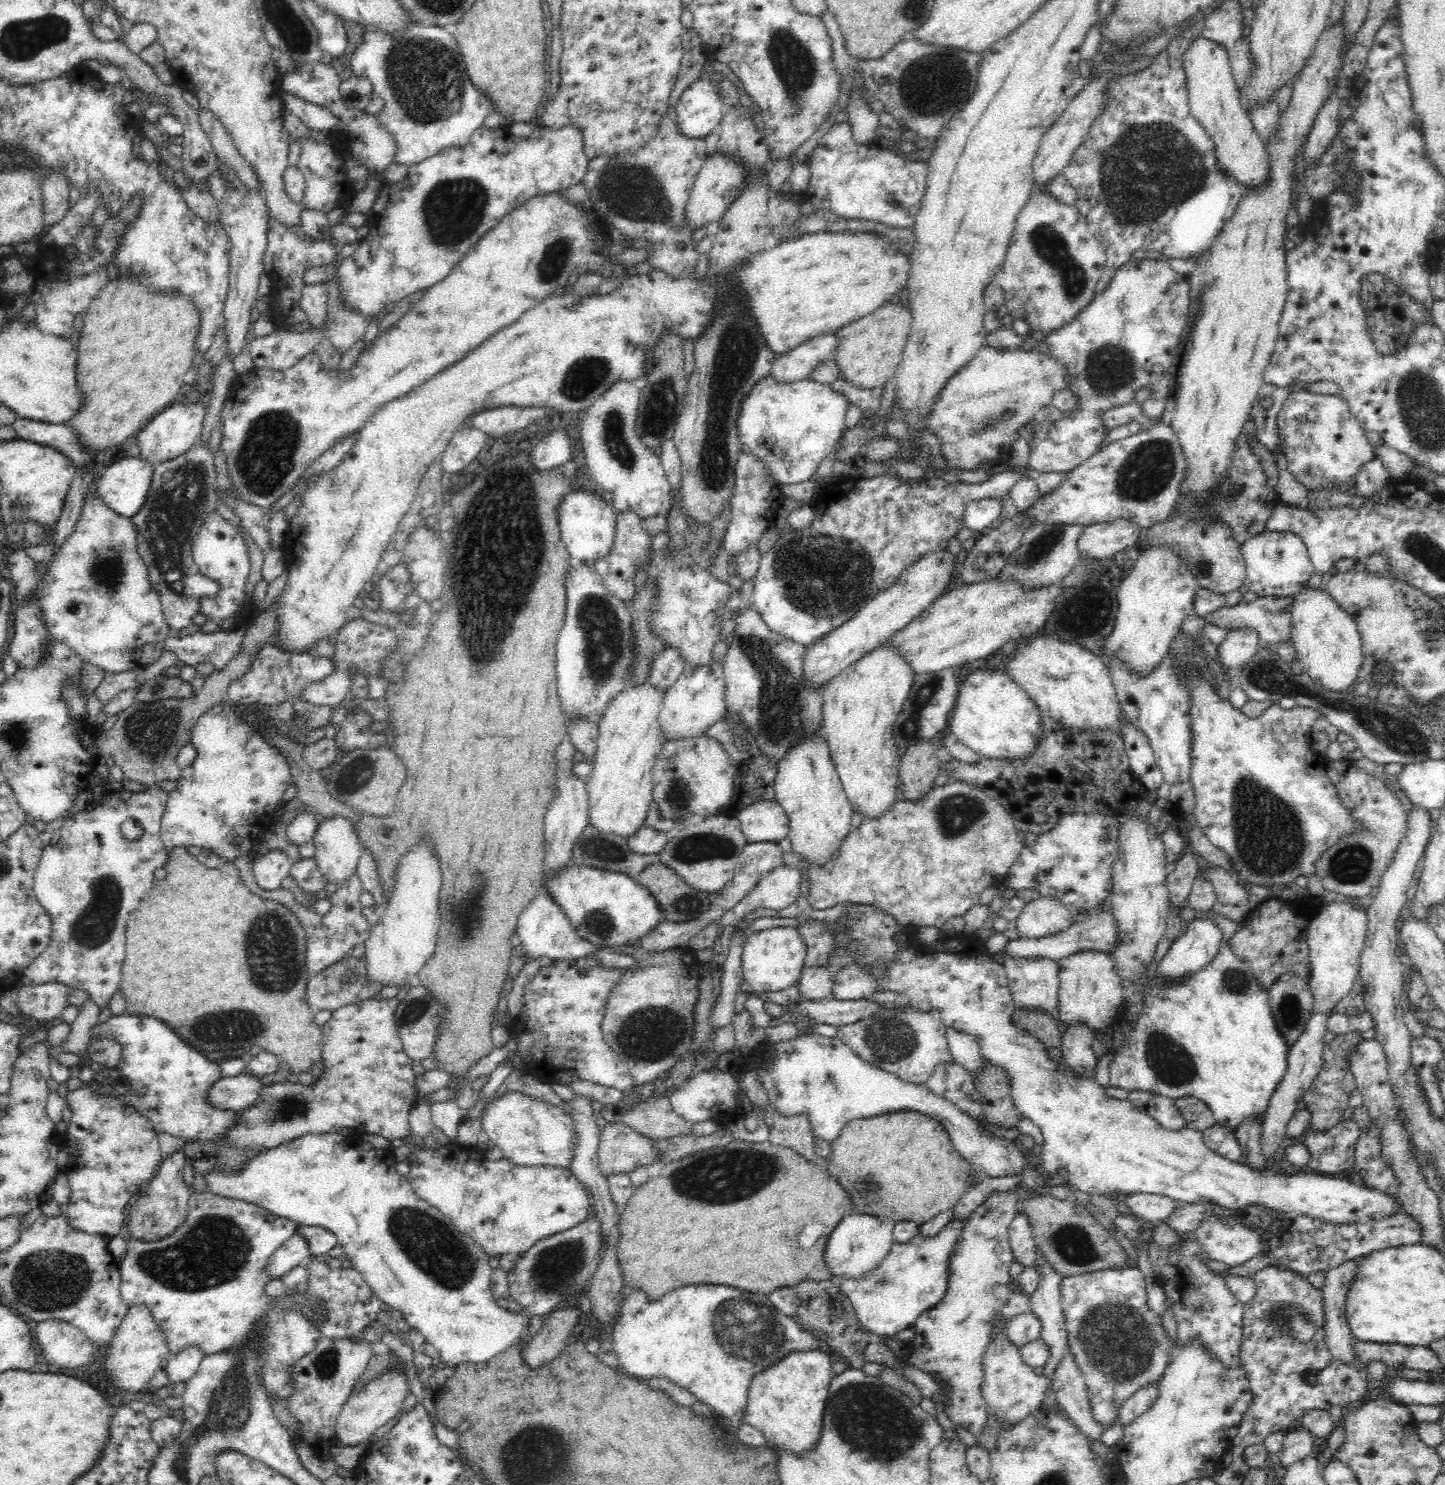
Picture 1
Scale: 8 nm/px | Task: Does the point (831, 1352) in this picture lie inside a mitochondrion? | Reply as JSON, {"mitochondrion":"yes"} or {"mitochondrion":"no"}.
{"mitochondrion":"no"}

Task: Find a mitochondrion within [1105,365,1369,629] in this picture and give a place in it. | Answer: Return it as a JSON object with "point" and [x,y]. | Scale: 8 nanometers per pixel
{"point":[1146,474]}

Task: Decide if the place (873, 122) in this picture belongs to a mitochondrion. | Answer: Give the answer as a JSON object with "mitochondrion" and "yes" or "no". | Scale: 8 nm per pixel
{"mitochondrion":"no"}

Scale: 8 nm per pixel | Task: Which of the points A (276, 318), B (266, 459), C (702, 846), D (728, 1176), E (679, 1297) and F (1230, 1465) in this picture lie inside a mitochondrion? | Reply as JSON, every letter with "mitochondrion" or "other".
{"A":"other","B":"mitochondrion","C":"mitochondrion","D":"mitochondrion","E":"other","F":"other"}

